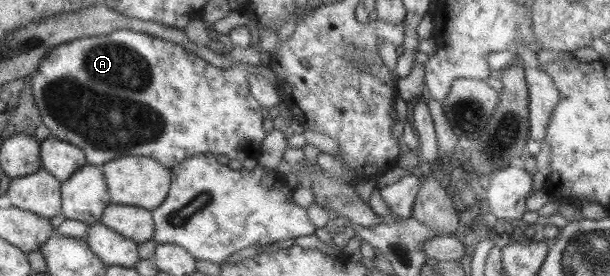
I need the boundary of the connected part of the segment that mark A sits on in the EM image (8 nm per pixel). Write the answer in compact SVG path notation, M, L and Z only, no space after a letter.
M115 30L108 34L78 38L52 47L31 74L31 91L34 104L38 108L38 114L40 114L40 120L42 120L44 126L48 126L51 136L80 148L81 152L85 155L87 164L100 168L107 161L115 160L120 158L120 156L144 156L152 158L159 164L162 164L162 166L171 169L180 164L182 160L200 154L221 154L228 157L228 159L236 159L240 163L246 158L257 159L260 155L260 144L265 136L264 128L262 128L265 110L258 104L255 98L250 96L247 76L252 73L260 73L264 78L267 78L267 81L278 87L279 80L276 78L275 72L270 70L270 68L262 67L261 65L253 66L252 64L236 64L227 69L216 68L202 60L199 56L192 54L186 48L182 48L179 44L148 36L146 33L131 30Z

